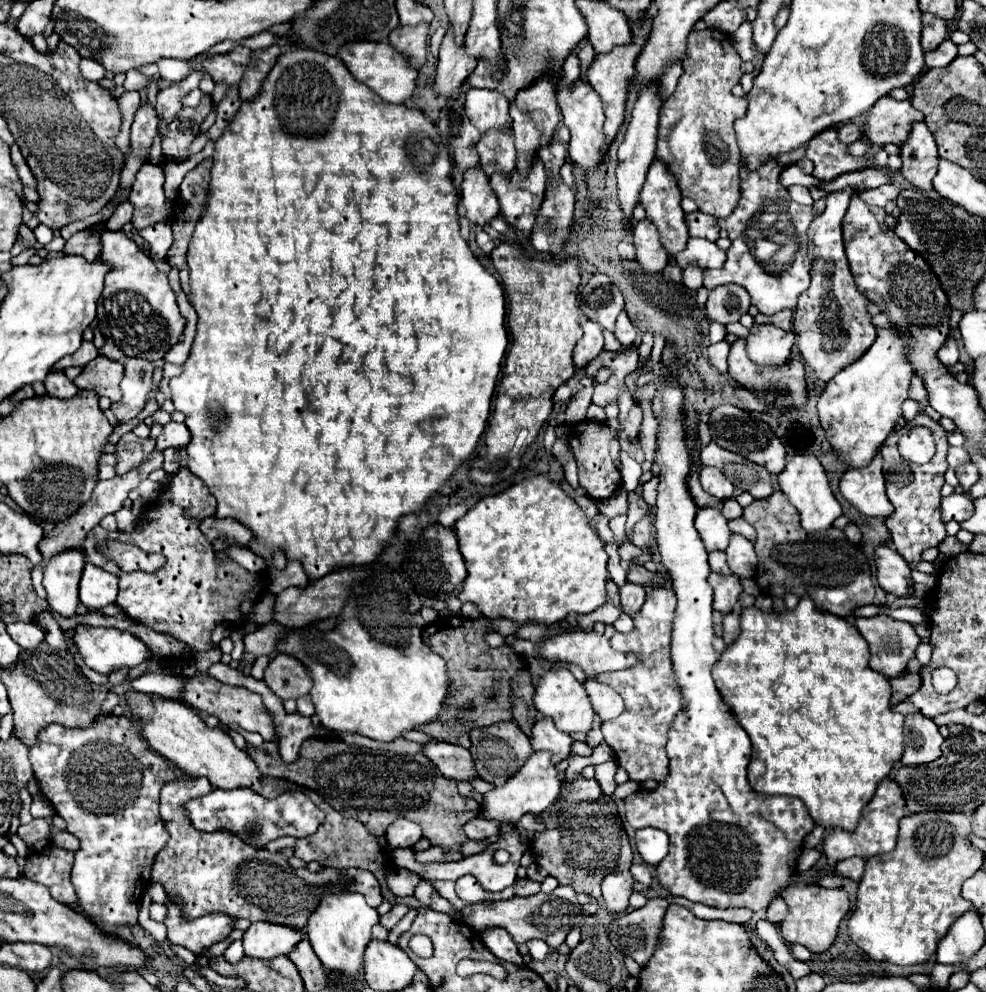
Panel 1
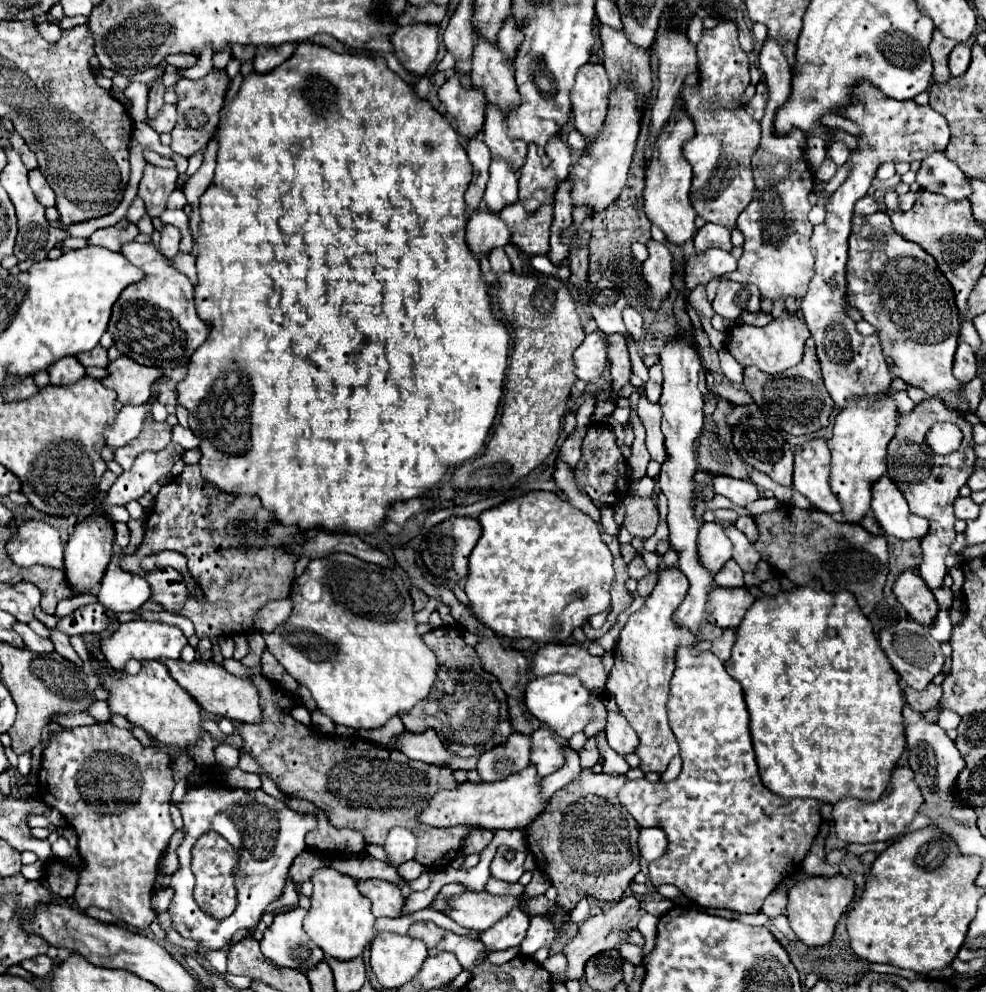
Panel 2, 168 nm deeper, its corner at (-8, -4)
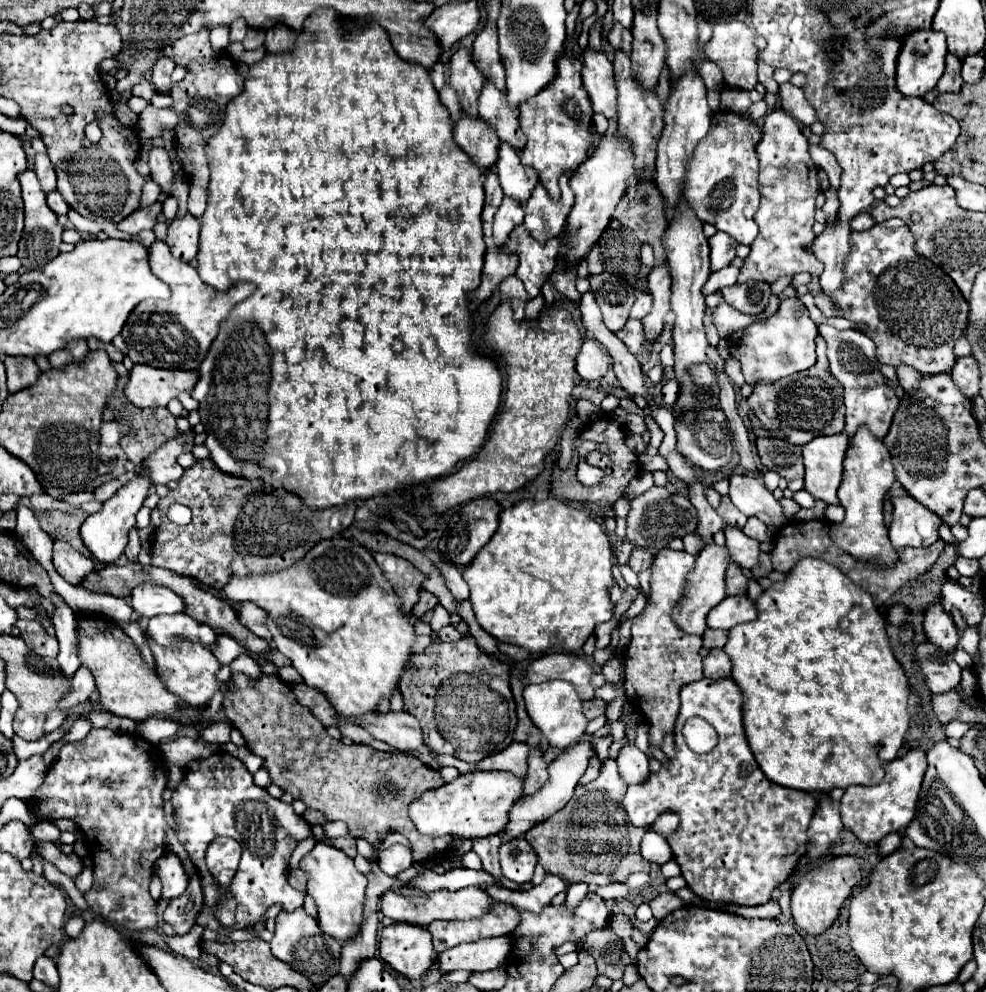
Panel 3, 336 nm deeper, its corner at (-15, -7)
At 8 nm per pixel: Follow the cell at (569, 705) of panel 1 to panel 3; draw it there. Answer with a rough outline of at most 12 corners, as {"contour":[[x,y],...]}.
{"contour":[[571,683],[527,685],[525,709],[551,747],[585,735]]}

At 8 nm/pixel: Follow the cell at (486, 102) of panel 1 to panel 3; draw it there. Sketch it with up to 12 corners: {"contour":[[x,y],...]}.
{"contour":[[499,147],[497,177],[505,195],[527,203],[537,173],[517,151]]}

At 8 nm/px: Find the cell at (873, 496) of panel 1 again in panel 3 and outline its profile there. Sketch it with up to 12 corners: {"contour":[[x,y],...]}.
{"contour":[[909,497],[893,501],[895,549],[929,547],[939,517]]}

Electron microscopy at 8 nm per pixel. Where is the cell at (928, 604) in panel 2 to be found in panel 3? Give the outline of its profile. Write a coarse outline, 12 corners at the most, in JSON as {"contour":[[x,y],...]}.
{"contour":[[941,605],[925,613],[925,633],[941,651],[953,653],[959,631]]}

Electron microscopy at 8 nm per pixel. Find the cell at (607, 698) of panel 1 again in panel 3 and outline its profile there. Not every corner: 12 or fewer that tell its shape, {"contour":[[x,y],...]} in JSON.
{"contour":[[633,743],[617,757],[621,779],[645,783],[649,779],[647,755]]}

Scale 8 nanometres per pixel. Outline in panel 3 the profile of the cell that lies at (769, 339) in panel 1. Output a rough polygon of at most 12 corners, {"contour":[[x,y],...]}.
{"contour":[[799,299],[727,339],[745,383],[815,365],[817,325]]}

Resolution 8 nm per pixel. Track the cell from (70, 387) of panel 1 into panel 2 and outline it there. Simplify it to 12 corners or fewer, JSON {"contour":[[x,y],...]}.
{"contour":[[68,356],[48,368],[50,384],[70,386],[84,378],[84,366]]}

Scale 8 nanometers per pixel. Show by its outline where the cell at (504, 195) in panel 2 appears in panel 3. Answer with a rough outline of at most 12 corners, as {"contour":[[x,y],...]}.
{"contour":[[505,197],[493,225],[493,245],[505,247],[523,207]]}

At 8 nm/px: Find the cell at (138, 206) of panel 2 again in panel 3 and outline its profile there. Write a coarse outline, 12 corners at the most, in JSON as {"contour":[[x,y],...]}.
{"contour":[[147,179],[141,205],[155,203],[161,195],[159,185]]}

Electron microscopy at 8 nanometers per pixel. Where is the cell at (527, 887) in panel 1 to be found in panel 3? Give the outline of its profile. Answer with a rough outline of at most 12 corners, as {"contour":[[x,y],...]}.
{"contour":[[499,835],[473,839],[483,869],[501,879]]}

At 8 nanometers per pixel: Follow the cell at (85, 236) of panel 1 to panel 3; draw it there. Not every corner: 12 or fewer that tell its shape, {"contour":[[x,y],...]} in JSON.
{"contour":[[163,203],[141,207],[117,225],[137,237],[143,229],[155,227]]}

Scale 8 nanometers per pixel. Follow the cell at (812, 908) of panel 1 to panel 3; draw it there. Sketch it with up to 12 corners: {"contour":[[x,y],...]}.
{"contour":[[851,855],[813,867],[793,887],[791,915],[827,931],[859,881]]}

